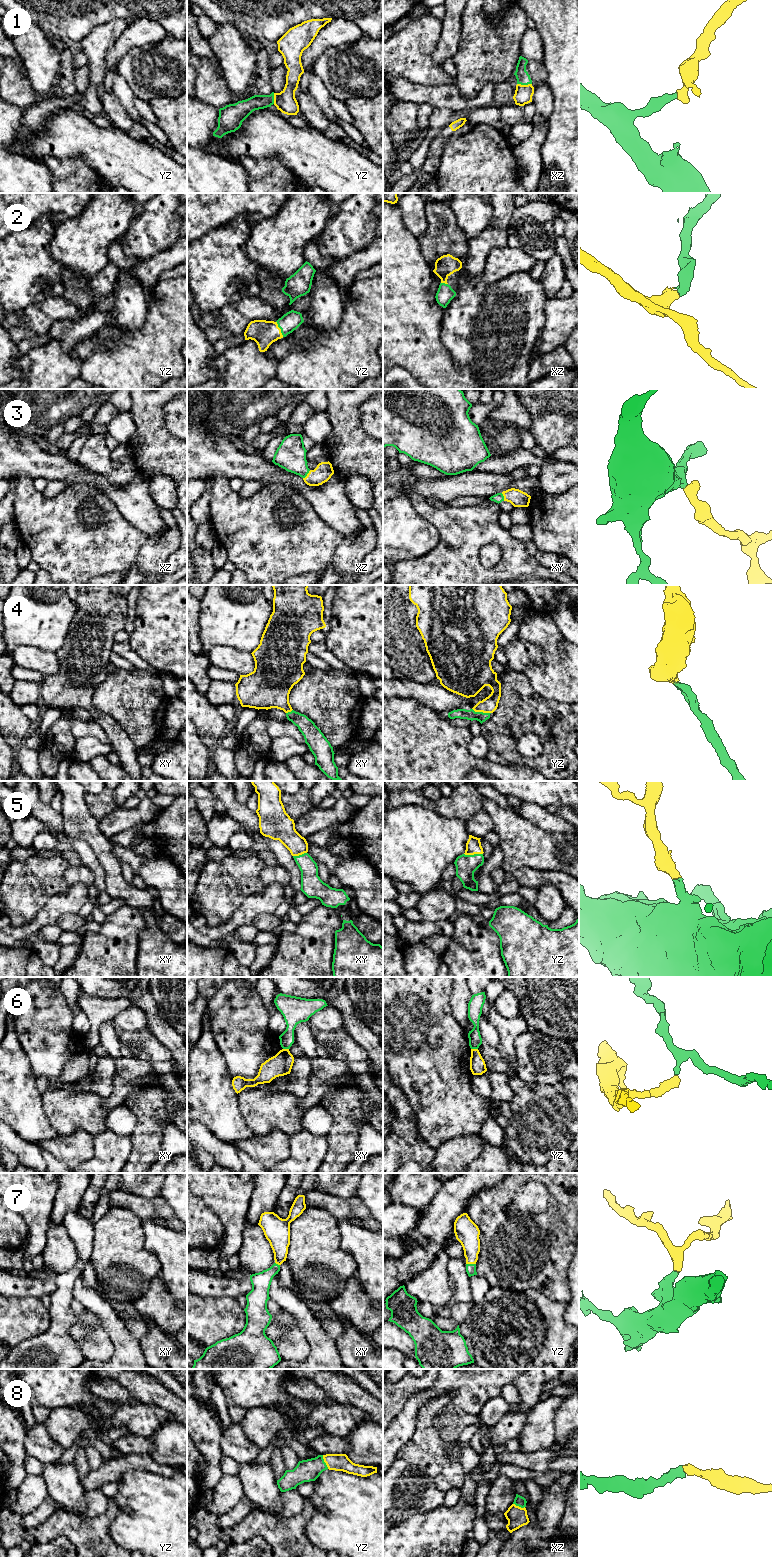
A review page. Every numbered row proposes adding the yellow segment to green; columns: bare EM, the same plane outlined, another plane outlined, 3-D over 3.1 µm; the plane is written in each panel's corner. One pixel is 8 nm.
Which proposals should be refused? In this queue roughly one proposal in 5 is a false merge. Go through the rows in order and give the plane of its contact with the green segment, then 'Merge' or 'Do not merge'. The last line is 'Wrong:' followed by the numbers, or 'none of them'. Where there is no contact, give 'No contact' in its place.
1: Touches green in xz. Merge
2: Touches green in yz. Merge
3: Touches green in xz. Merge
4: Touches green in yz. Merge
5: Touches green in yz. Merge
6: Touches green in yz. Do not merge
7: Touches green in yz. Merge
8: Touches green in yz. Merge
Wrong: 6

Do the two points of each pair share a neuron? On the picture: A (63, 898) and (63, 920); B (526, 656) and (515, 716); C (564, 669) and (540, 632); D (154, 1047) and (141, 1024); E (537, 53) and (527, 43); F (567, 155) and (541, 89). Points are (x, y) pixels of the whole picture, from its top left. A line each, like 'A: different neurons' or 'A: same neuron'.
A: different neurons
B: different neurons
C: same neuron
D: different neurons
E: same neuron
F: different neurons

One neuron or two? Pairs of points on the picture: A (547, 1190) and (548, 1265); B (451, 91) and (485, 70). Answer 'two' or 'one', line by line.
A: one
B: two

